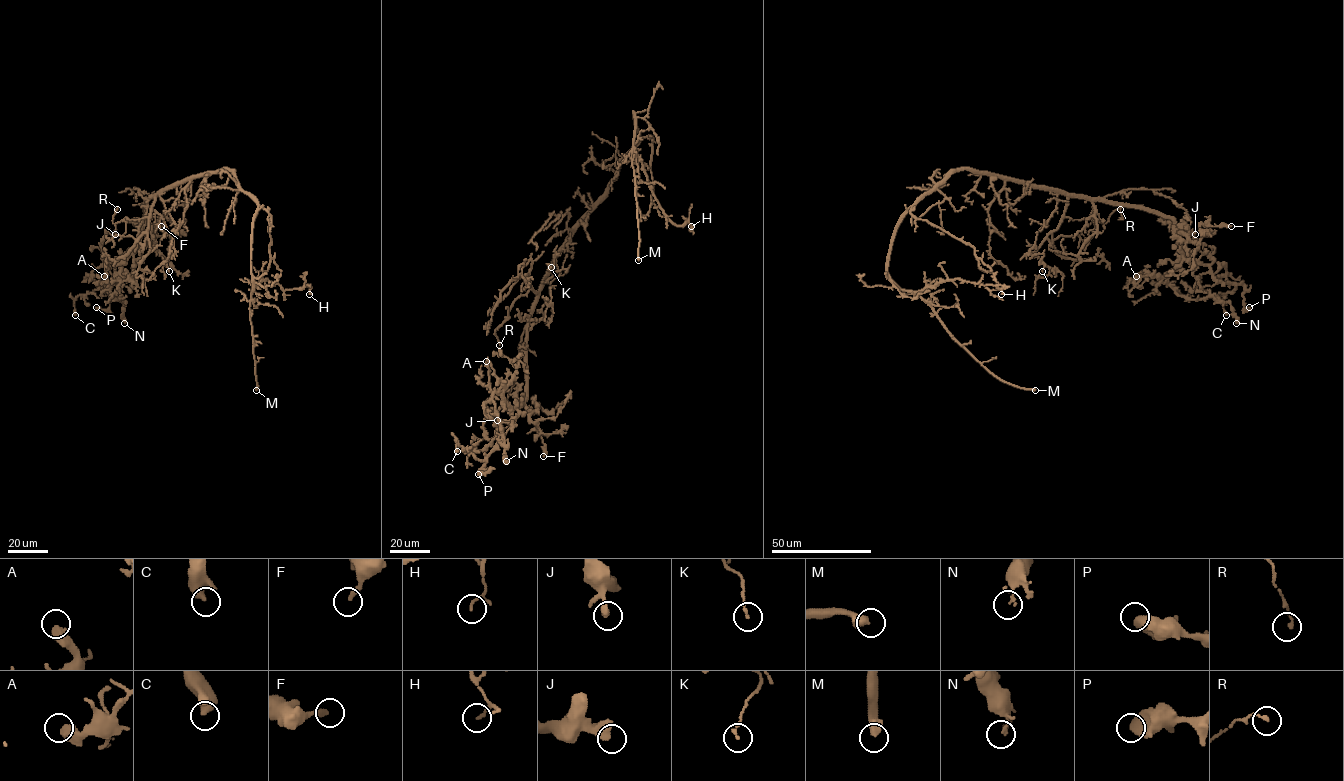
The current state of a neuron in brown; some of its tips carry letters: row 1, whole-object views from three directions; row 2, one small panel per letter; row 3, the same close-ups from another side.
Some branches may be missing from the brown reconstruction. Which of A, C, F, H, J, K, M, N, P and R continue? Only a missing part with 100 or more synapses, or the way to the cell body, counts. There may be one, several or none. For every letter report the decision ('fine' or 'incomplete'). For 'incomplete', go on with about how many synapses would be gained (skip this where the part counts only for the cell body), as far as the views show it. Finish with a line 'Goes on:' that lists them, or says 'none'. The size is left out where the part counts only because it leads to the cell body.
A: fine
C: fine
F: fine
H: fine
J: fine
K: fine
M: incomplete
N: fine
P: fine
R: fine
Goes on: M

